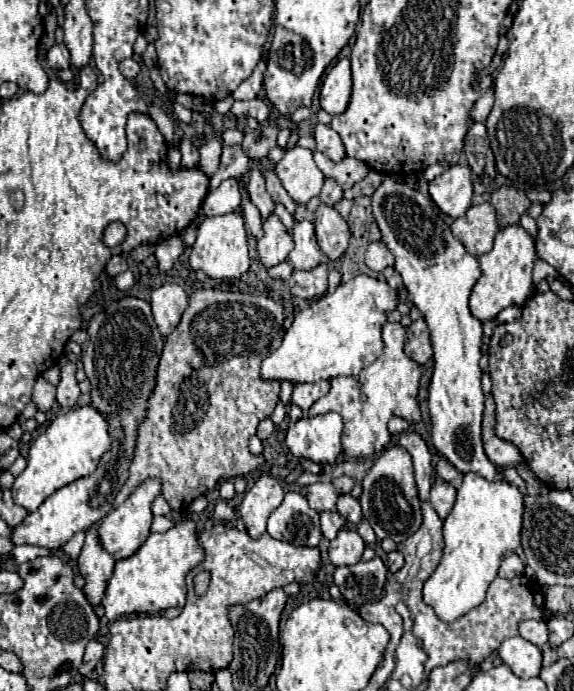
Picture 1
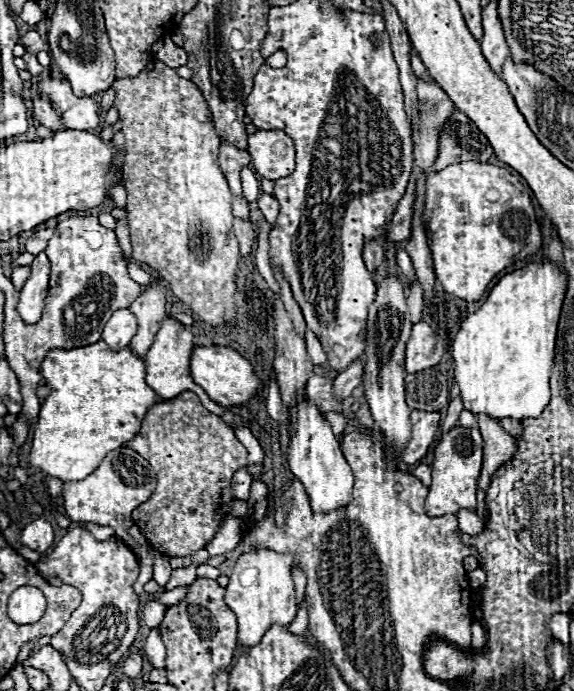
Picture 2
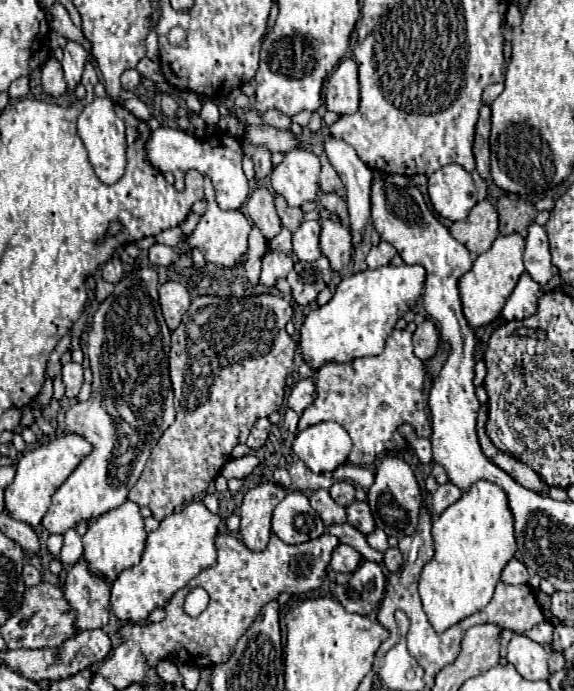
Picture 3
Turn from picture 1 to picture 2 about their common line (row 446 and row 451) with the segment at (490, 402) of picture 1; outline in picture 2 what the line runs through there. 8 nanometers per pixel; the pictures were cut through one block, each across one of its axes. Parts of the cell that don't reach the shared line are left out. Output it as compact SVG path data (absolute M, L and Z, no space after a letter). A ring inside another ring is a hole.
M478 416L480 422L480 432L484 438L484 464L482 464L482 474L478 482L478 508L476 514L486 520L488 518L488 508L486 508L486 490L492 482L492 476L500 466L504 466L512 456L516 454L516 440L508 436L500 424L488 416Z

